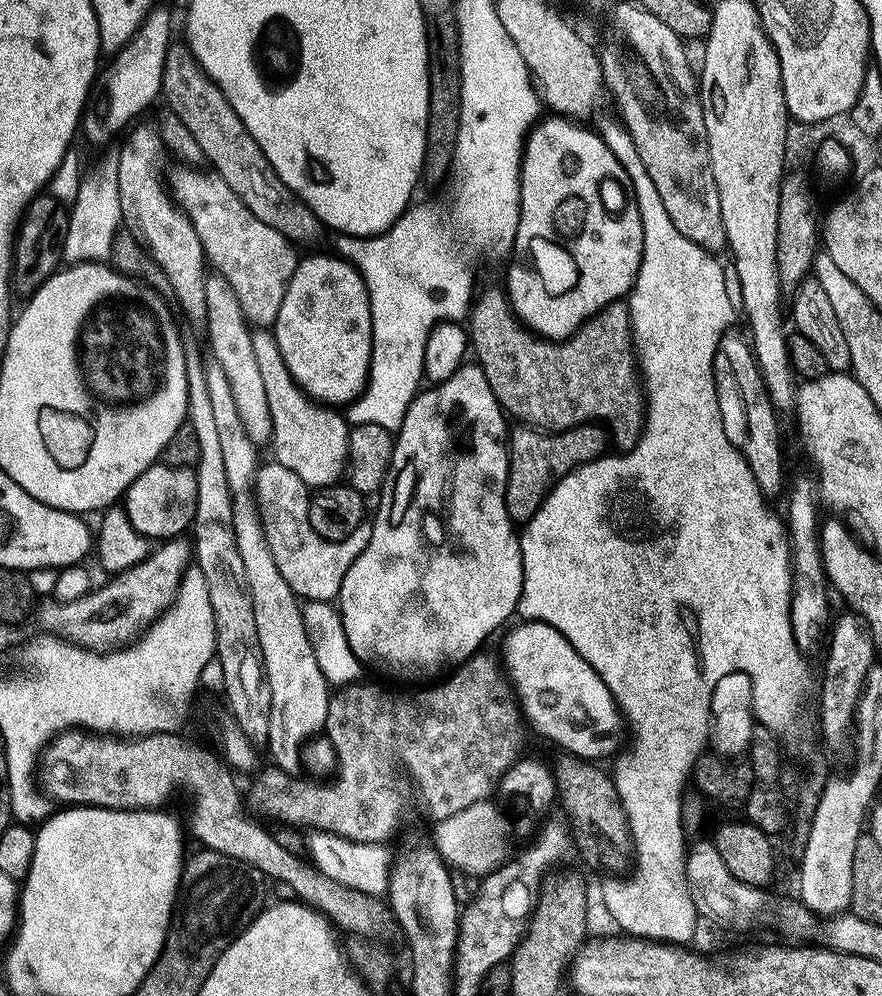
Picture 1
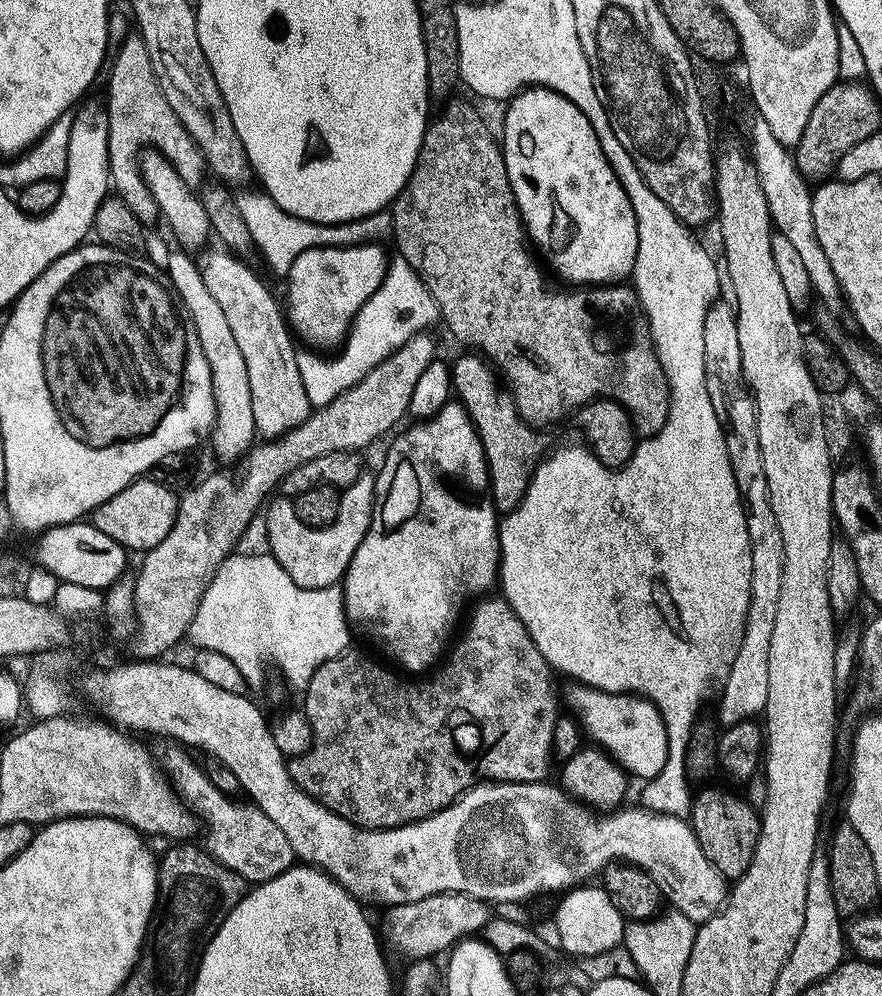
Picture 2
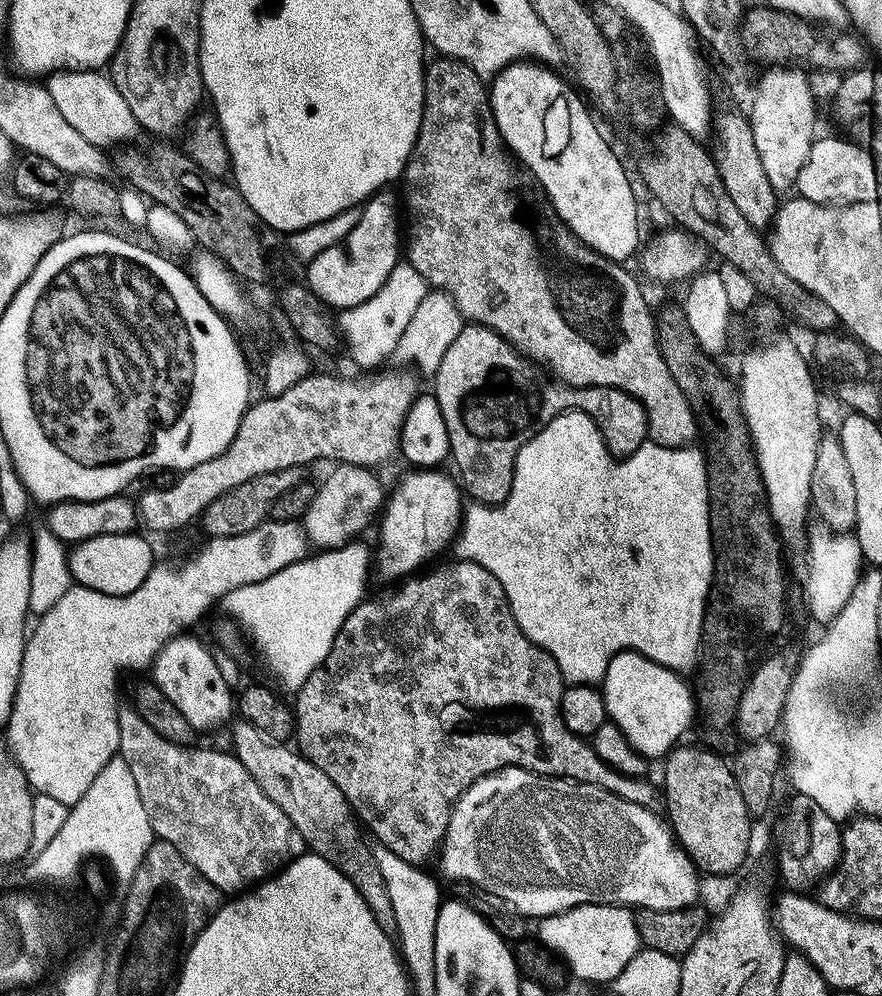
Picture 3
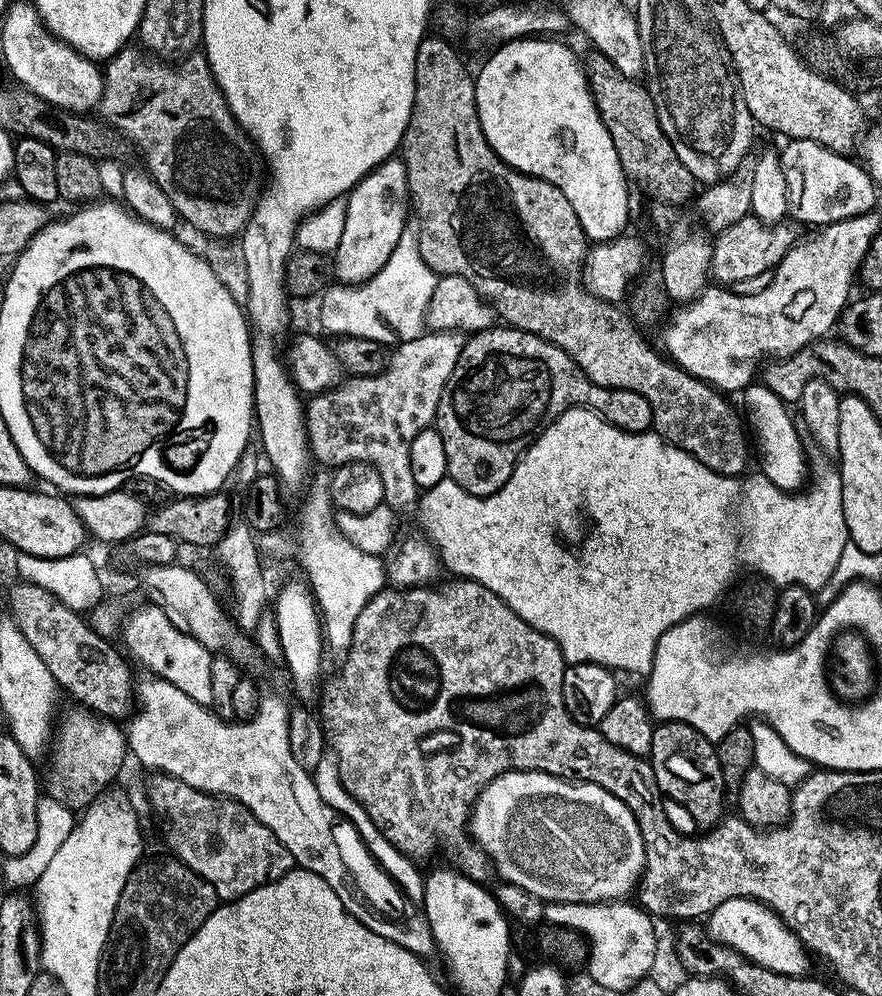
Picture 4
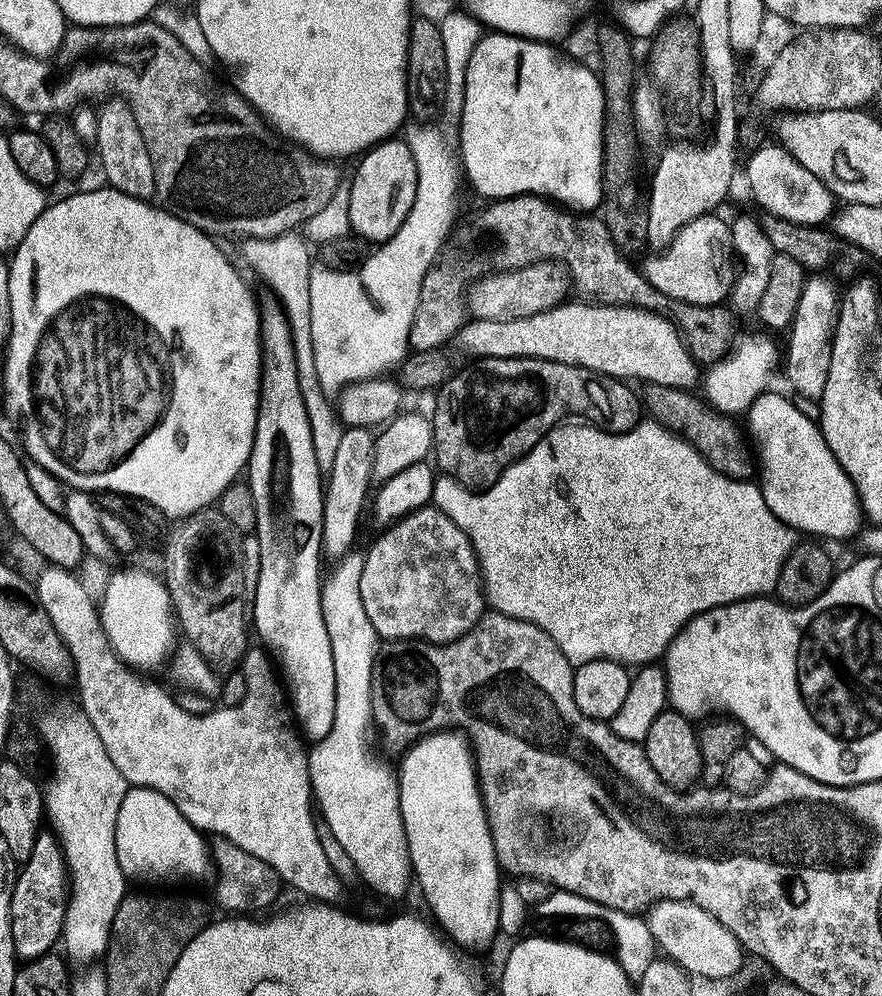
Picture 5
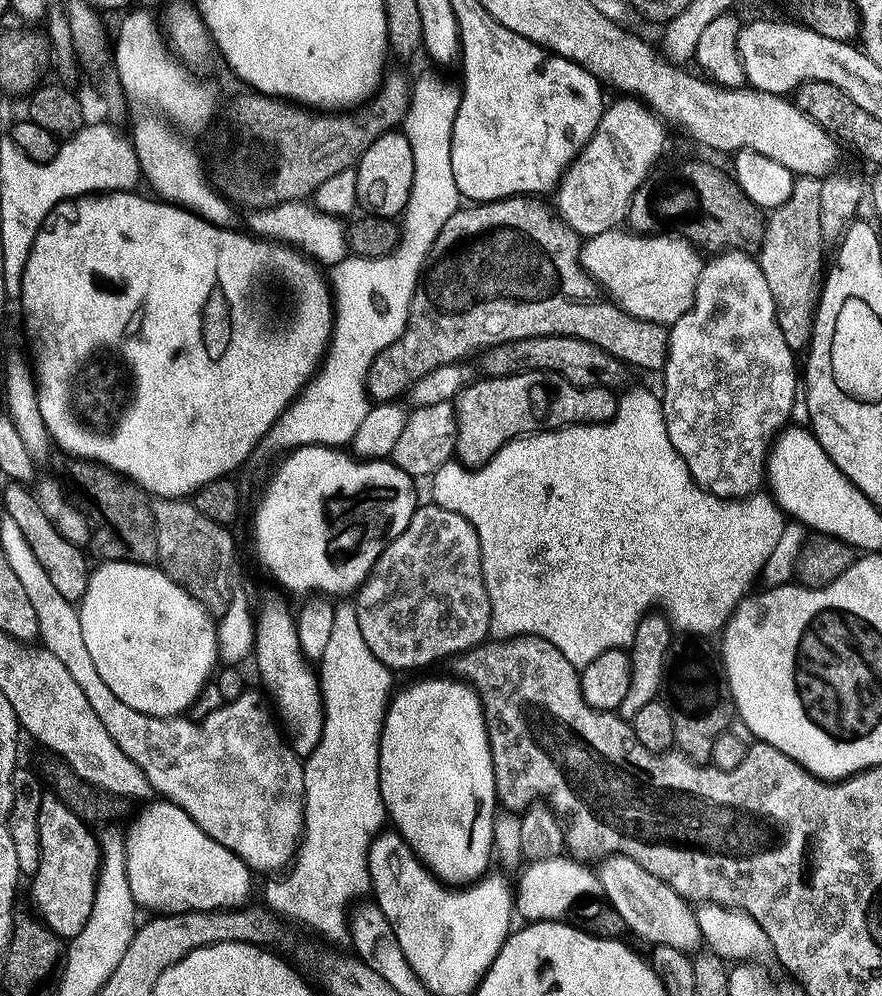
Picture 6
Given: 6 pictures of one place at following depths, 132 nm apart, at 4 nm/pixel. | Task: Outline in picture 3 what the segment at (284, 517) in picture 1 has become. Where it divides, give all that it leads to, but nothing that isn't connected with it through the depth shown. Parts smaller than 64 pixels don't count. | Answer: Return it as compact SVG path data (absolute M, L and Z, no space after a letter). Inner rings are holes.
M341 464L338 470L332 472L324 480L324 485L318 488L318 495L315 495L312 505L302 520L302 527L311 543L318 545L321 549L336 549L347 544L349 541L355 541L360 531L373 520L381 511L382 505L386 500L386 488L380 485L380 480L376 477L377 473L371 468L355 468L352 464Z

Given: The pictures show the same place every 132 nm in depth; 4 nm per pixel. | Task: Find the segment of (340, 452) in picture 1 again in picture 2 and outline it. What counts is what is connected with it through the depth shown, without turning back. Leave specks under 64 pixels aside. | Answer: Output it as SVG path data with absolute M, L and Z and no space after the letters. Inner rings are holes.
M214 250L208 253L204 260L201 259L203 282L221 306L230 330L233 331L234 338L237 340L237 345L241 348L242 358L245 359L256 431L263 439L279 439L308 420L312 413L312 407L298 371L296 358L298 350L292 342L294 338L287 324L285 313L281 305L279 308L267 286L248 265L244 264L246 262L243 259L226 250L219 251Z

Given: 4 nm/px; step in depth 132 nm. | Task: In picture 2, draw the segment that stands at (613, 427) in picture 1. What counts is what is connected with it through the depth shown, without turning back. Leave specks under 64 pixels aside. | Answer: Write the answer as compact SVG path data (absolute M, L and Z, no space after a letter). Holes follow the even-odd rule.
M449 99L445 103L449 104L437 116L435 113L429 119L428 126L424 129L422 146L414 170L404 189L396 195L396 199L390 205L390 232L393 237L396 235L396 248L400 251L397 252L399 259L405 260L415 272L420 273L421 280L434 298L439 319L442 324L444 320L445 326L452 331L453 338L469 344L472 347L469 349L487 357L498 369L499 375L503 377L506 384L508 379L508 384L512 387L510 395L515 400L516 408L520 411L523 420L527 420L533 426L552 424L555 420L562 419L567 412L575 413L590 401L603 398L617 400L632 415L632 424L636 428L637 437L656 436L658 430L662 430L662 426L668 420L668 379L660 365L660 359L652 341L652 331L648 325L648 316L644 313L635 287L624 282L613 282L595 286L568 286L565 287L565 292L560 288L548 288L548 280L540 269L541 261L534 255L524 222L520 219L520 207L516 205L516 199L508 181L501 145L497 137L496 140L492 137L492 132L488 129L487 122L480 117L479 110L468 100L456 99Z

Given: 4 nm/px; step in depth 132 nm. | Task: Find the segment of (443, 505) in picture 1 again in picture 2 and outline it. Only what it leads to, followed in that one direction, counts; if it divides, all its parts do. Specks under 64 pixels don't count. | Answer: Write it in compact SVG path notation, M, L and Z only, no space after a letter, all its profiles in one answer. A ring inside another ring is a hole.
M459 402L446 403L442 406L442 410L438 410L438 414L434 414L429 420L416 422L413 425L413 428L406 429L389 446L388 453L384 456L384 465L381 466L380 472L375 473L376 503L372 525L369 532L362 538L362 542L350 562L348 571L344 573L342 587L344 591L344 612L347 619L355 627L357 624L360 628L368 628L369 634L376 636L381 650L389 652L405 668L405 670L403 669L405 673L424 674L445 655L446 649L453 639L452 627L456 624L456 615L463 610L464 603L471 596L477 595L476 597L479 597L481 594L491 593L497 587L500 550L498 547L498 513L492 505L492 493L488 487L488 463L484 457L482 442L478 438L476 427L472 425L472 420L468 417L464 405Z

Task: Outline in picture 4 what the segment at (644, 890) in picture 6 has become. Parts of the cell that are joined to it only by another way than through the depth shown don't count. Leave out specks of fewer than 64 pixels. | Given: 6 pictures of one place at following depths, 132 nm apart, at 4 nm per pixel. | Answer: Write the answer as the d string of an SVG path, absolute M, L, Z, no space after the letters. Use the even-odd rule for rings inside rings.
M730 898L708 913L706 923L712 939L719 940L725 948L740 952L745 959L751 960L760 968L769 968L778 974L792 976L803 976L809 971L808 949L767 904L746 898Z

